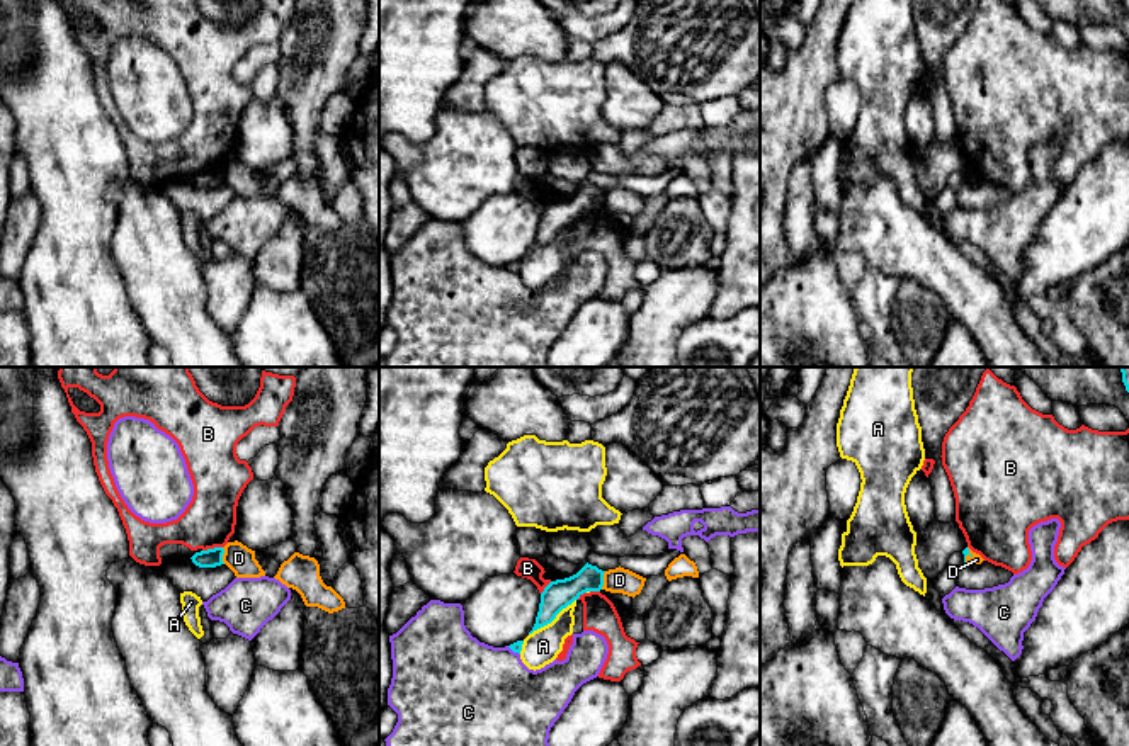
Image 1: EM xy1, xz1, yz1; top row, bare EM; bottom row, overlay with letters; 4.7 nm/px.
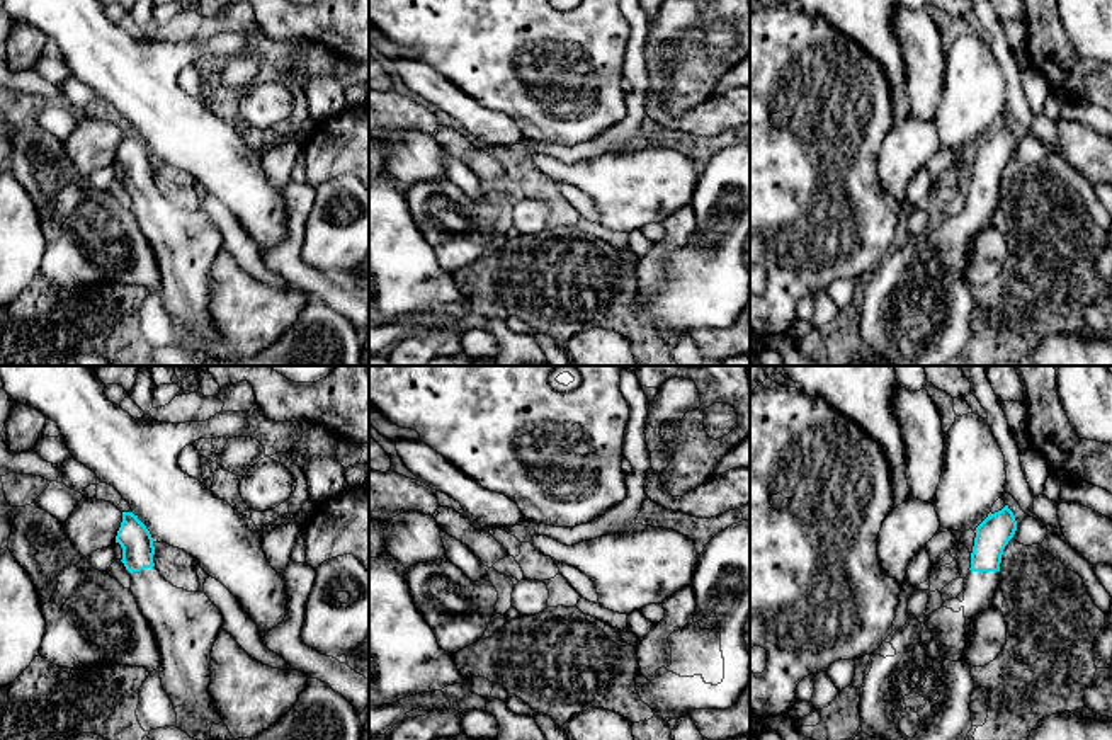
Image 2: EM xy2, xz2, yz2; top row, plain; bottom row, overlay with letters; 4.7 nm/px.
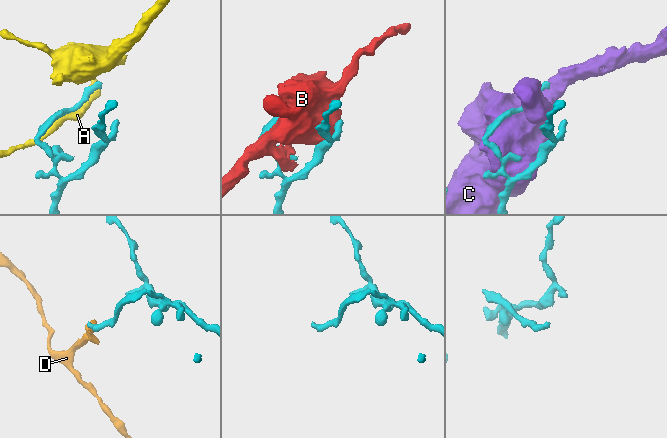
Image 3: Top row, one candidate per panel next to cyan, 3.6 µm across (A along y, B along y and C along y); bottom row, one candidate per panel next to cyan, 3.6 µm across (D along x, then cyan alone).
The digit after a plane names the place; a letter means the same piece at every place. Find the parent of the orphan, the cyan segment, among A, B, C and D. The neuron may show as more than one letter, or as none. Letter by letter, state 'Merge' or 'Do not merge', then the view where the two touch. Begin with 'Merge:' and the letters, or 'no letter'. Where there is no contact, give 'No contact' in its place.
Merge: no letter
A: Do not merge. Touches cyan in xz1
B: Do not merge. Touches cyan in xy1
C: Do not merge. Touches cyan in xz1
D: Do not merge. Touches cyan in xz1

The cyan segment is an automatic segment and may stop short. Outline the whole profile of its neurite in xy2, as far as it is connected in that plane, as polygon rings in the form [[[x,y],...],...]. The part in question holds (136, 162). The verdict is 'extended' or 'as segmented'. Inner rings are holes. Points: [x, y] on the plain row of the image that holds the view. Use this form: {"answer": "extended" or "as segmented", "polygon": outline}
{"answer": "extended", "polygon": [[[122,131],[116,155],[122,167],[122,182],[131,194],[131,211],[146,236],[160,272],[160,298],[177,332],[177,347],[197,361],[213,361],[211,345],[223,342],[207,311],[211,301],[211,269],[223,250],[223,231],[204,211],[173,206],[155,187],[153,157],[133,131]]]}

